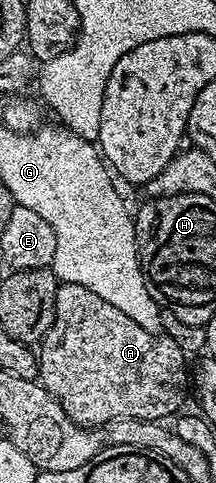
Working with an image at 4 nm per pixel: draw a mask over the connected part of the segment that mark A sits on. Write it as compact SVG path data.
M62 283L56 293L54 320L36 351L37 378L46 392L62 406L64 413L82 427L99 427L117 419L166 421L183 410L186 387L188 391L188 356L174 339L158 338L162 337L136 325L136 321L120 313L116 305L108 305L104 297L96 297L92 289L84 289L84 285L75 283Z

